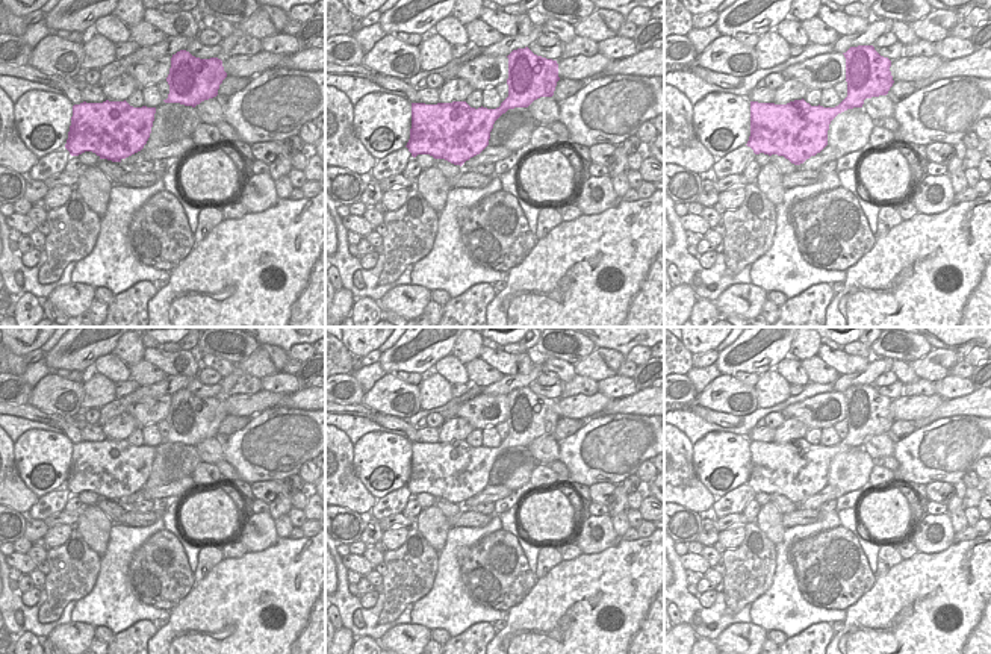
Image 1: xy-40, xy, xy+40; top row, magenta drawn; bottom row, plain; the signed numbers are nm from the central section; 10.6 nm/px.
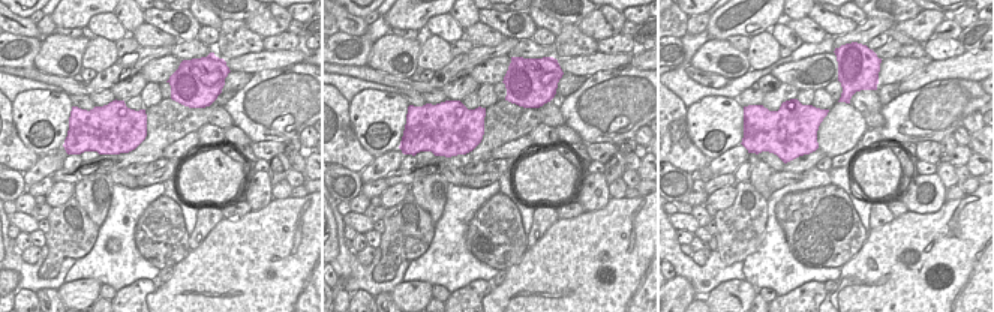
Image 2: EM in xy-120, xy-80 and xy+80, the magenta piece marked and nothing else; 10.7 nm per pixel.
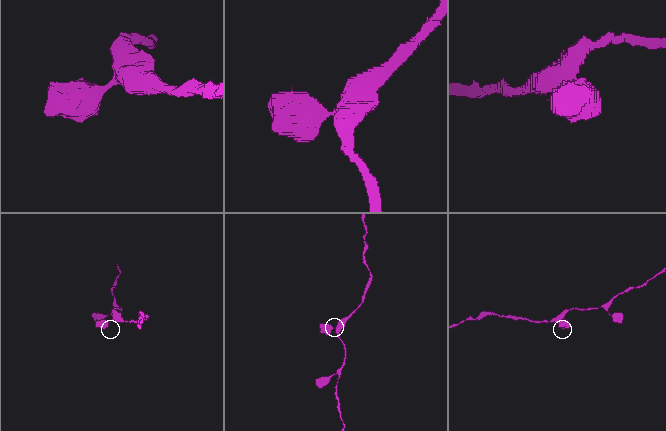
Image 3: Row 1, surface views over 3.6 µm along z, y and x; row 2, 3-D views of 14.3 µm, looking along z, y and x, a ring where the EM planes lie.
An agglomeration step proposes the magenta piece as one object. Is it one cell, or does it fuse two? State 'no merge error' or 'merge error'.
no merge error

